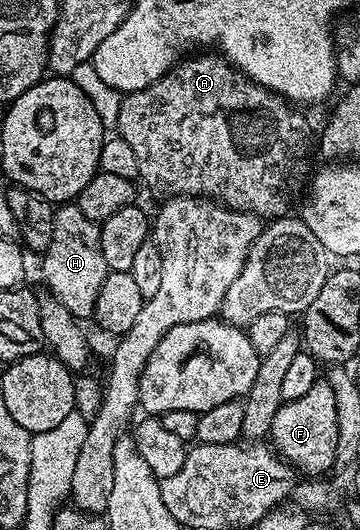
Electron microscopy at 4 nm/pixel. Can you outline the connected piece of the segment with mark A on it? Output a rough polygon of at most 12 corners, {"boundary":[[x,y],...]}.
{"boundary":[[217,53],[123,97],[163,199],[287,217],[305,116]]}

